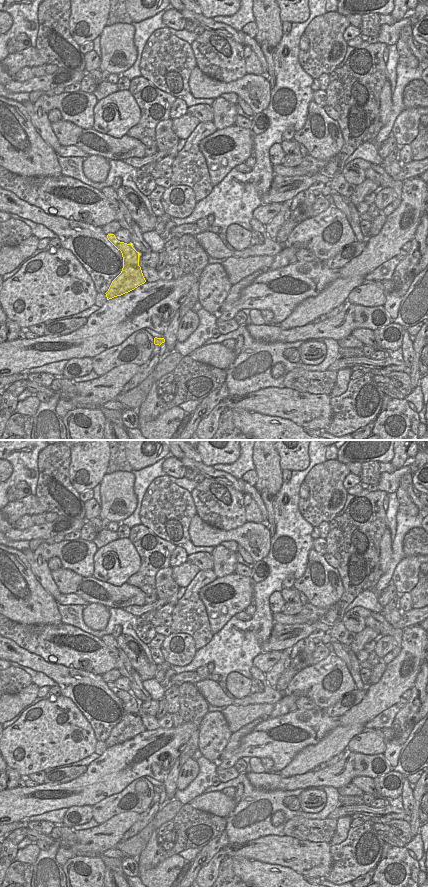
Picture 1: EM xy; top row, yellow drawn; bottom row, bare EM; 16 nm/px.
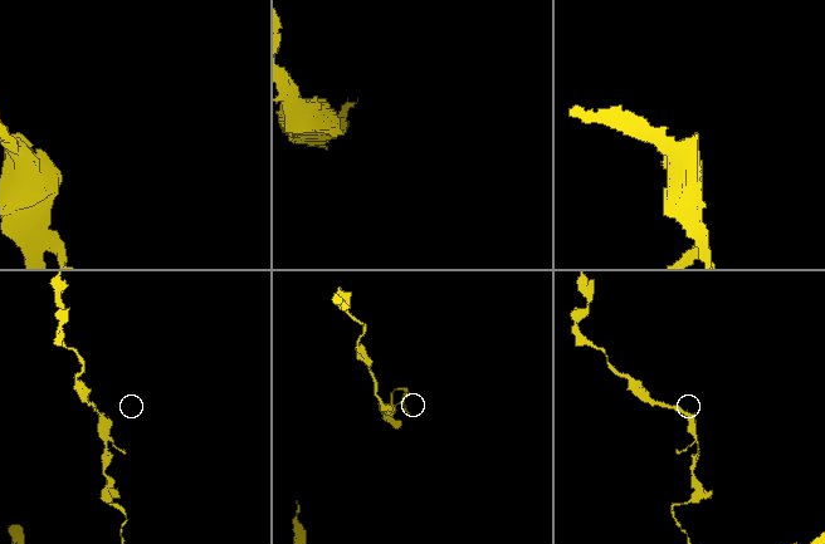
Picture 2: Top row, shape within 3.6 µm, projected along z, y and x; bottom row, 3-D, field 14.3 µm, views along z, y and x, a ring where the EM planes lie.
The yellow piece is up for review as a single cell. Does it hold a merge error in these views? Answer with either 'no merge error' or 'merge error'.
no merge error

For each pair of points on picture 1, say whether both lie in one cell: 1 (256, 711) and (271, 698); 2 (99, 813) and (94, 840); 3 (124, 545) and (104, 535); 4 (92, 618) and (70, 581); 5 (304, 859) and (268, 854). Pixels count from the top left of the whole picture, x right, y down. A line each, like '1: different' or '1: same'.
1: different
2: different
3: different
4: different
5: same

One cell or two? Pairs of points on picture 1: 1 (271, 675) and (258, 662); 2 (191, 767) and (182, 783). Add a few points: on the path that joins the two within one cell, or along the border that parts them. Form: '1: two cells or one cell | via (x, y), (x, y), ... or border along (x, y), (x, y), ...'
1: two cells | border along (281, 652), (281, 657), (265, 673)
2: one cell | via (192, 771), (192, 774), (186, 779)

